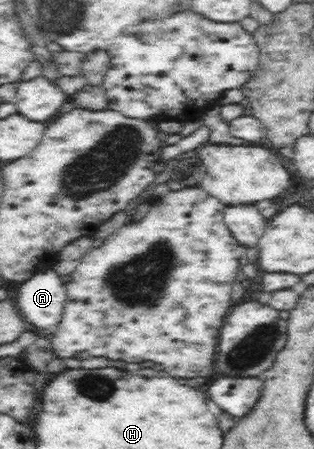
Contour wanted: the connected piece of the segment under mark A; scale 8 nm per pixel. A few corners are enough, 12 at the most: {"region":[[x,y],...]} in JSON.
{"region":[[37,272],[16,306],[33,332],[47,335],[63,315],[64,278]]}

